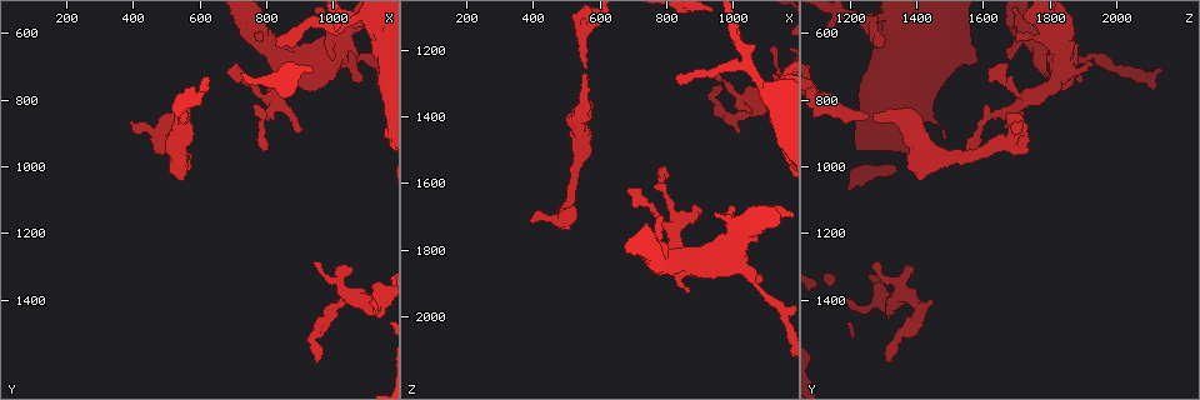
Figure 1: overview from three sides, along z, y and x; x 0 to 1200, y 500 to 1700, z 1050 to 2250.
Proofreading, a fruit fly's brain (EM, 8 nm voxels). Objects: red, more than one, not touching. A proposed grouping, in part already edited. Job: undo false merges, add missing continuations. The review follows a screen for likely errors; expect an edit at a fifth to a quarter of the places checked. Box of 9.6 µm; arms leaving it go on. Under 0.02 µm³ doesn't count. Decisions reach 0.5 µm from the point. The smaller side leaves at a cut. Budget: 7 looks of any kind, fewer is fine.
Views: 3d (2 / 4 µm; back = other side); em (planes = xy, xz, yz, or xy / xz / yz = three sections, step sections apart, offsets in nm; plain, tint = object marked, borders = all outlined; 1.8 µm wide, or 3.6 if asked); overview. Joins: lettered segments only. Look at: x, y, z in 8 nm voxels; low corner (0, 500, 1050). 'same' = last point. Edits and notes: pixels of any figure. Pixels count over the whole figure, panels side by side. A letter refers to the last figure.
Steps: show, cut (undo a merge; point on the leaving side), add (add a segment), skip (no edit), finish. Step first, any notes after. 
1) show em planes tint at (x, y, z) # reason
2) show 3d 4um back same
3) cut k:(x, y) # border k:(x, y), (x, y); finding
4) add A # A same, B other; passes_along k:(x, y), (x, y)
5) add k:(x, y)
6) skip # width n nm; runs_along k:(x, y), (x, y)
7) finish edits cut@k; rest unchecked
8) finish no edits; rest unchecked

show em 3.6um yz step 8 borders at (550, 1040, 1400) # stops while still wide

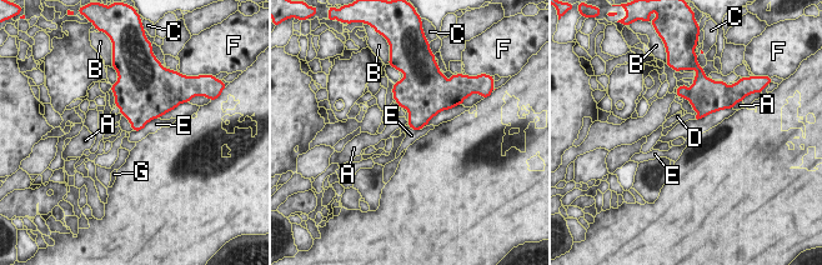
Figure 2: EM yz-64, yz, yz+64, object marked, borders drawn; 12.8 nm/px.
skip # A other, B other, C other, D other, E other, F other, G other; border 2:(158, 118), (154, 118), (135, 131); none of them fits

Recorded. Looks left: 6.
show 3d 4um at (530, 850, 1680) # free end

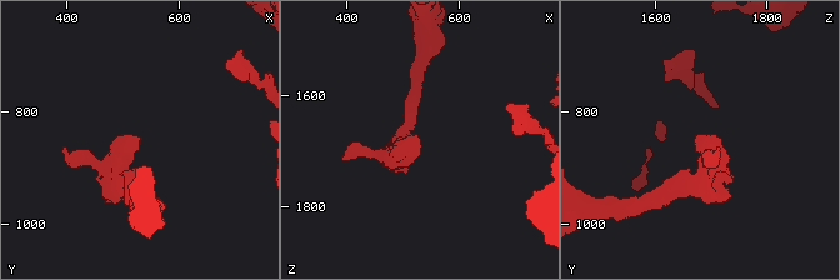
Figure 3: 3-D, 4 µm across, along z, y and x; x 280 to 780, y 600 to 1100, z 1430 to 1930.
show em planes borders at (530, 850, 1670) # now the EM

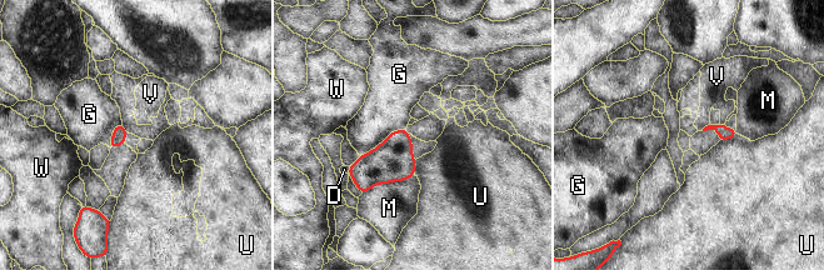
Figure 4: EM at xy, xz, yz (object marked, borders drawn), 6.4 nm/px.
skip # D other, G other, M other, U other, V other, W other; border 4:(708, 124), (702, 129); none of them fits

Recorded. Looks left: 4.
show em planes borders at (950, 1590, 1320) # an open end

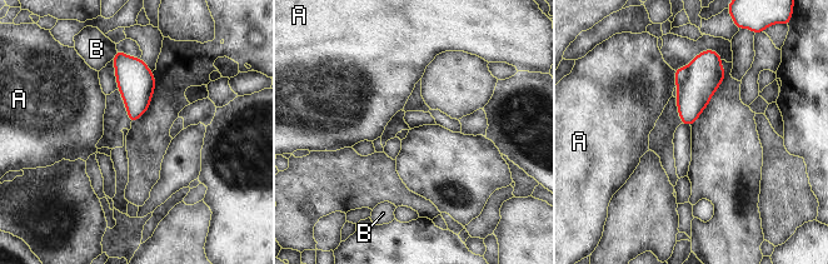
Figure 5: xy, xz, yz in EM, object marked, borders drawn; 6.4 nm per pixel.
skip # A other, B other; border 5:(673, 70), (676, 86); no lettered segment goes on from it

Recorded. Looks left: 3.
finish no edits; rest unchecked

